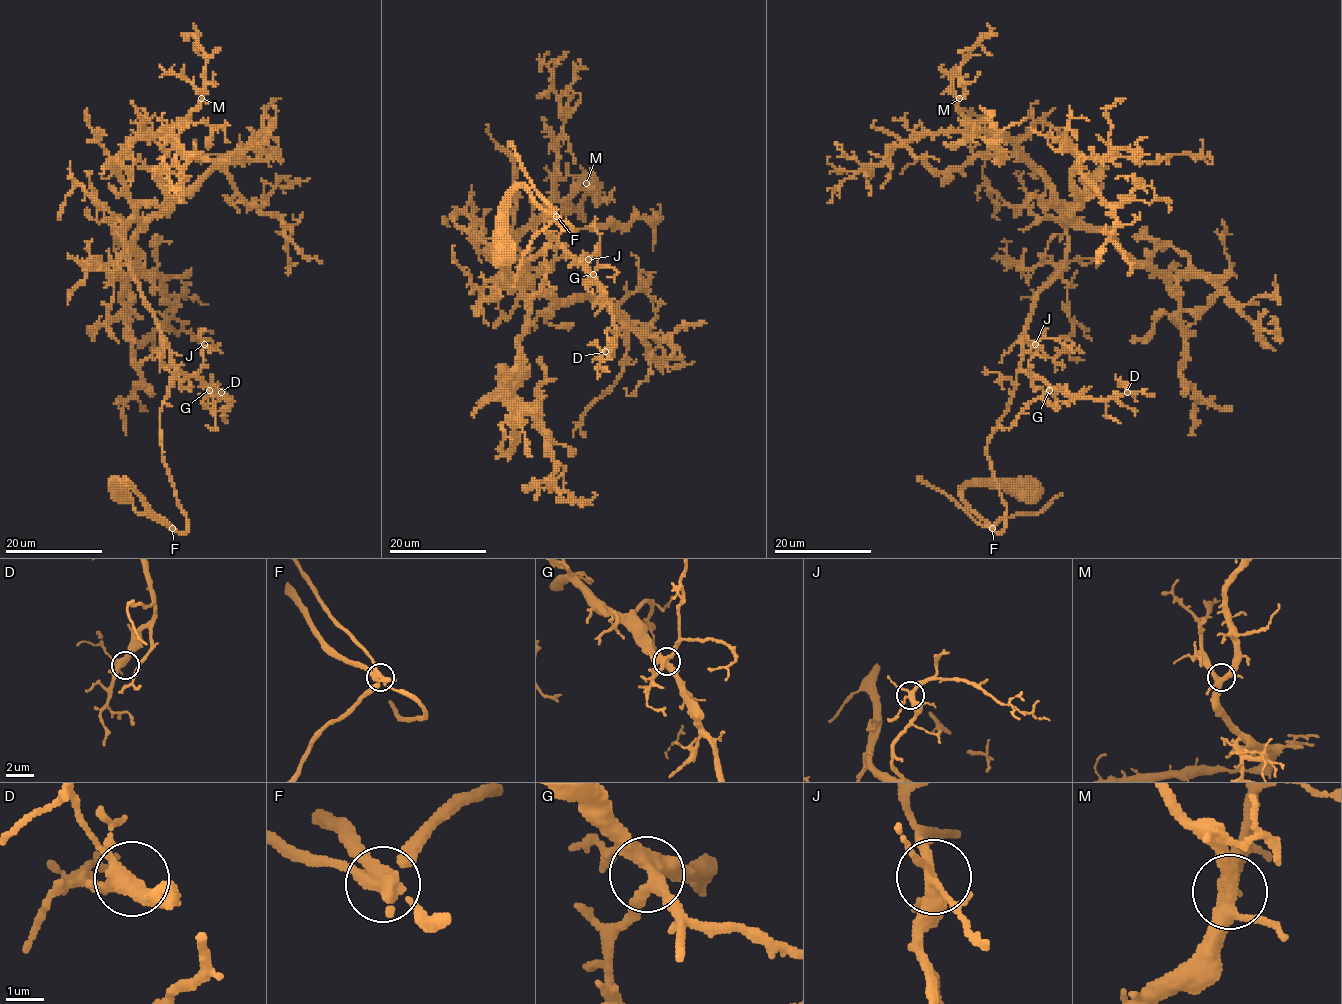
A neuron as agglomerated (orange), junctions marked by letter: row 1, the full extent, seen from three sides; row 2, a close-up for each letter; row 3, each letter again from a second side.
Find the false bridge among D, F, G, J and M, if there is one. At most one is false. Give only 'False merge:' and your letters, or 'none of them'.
False merge: F

